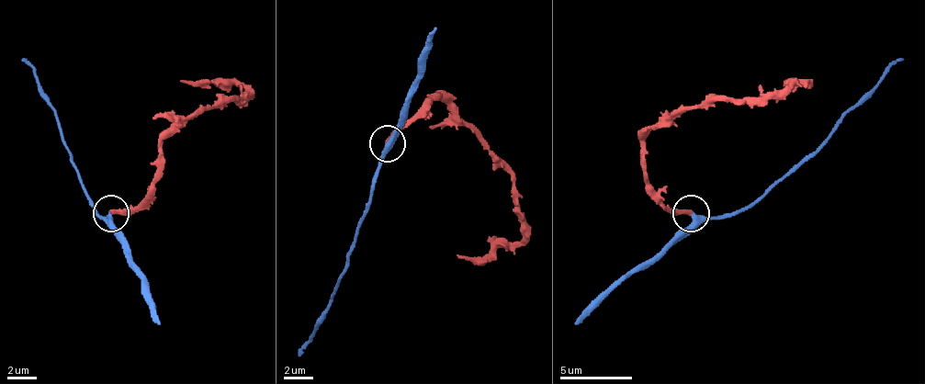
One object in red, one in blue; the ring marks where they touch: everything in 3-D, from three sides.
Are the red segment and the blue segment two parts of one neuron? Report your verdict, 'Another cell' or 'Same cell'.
Same cell

